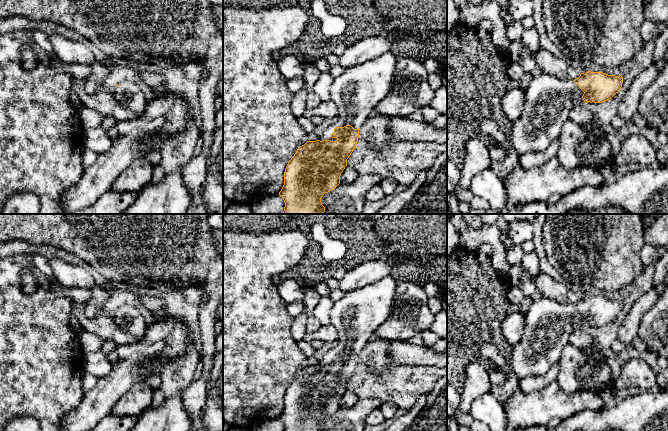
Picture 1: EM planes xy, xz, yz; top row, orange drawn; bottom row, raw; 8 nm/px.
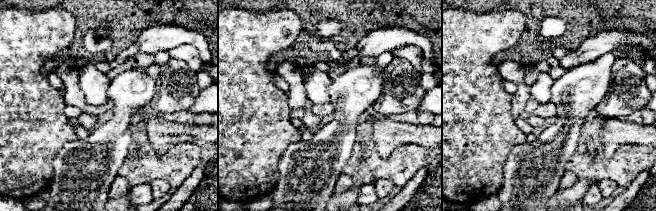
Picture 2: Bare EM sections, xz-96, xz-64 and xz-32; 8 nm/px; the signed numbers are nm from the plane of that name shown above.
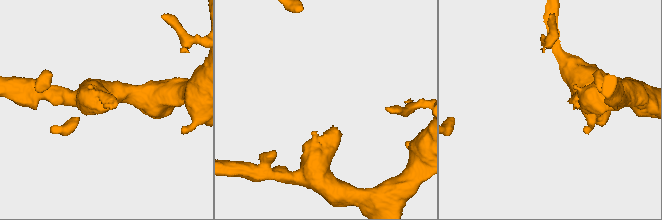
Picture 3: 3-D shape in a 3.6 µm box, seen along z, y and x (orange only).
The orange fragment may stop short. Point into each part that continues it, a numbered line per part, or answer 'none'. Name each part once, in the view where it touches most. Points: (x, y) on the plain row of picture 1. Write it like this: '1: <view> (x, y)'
1: xz (356, 316)

